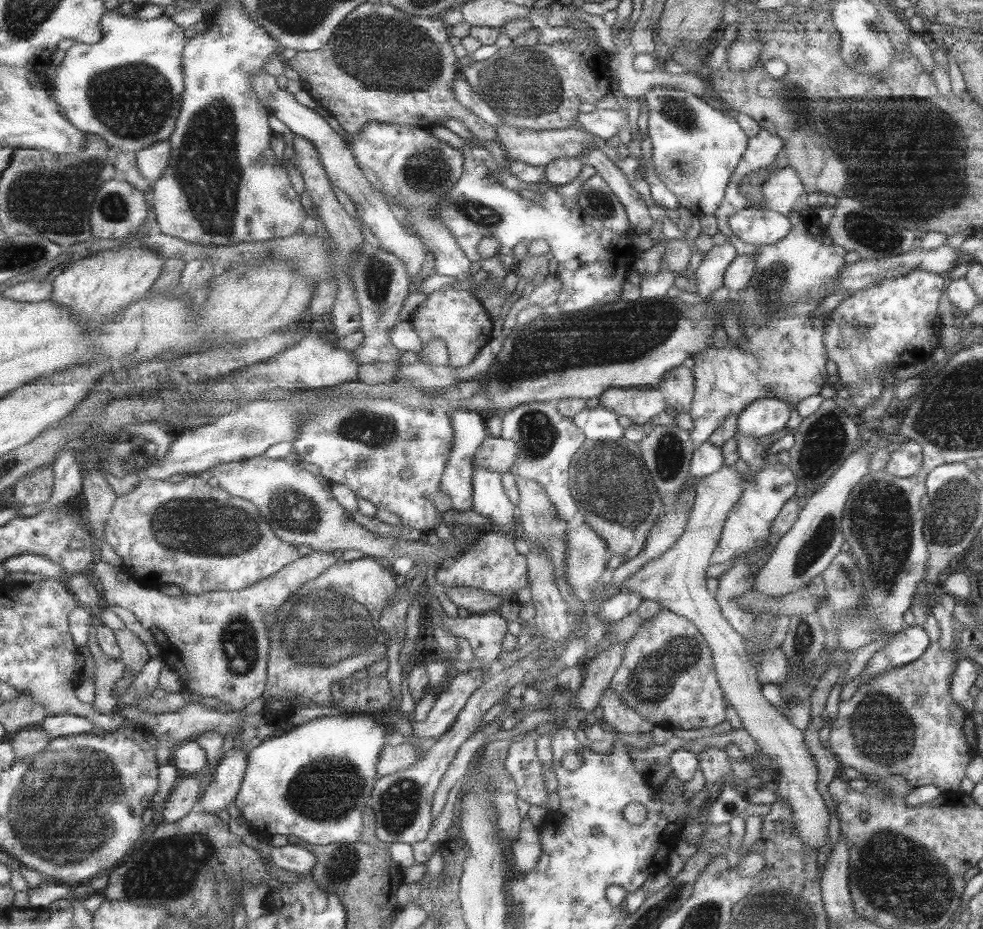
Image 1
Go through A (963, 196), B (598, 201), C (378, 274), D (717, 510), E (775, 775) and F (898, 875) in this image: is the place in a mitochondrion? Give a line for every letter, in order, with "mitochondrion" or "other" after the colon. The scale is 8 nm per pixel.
A: mitochondrion
B: mitochondrion
C: mitochondrion
D: other
E: other
F: mitochondrion

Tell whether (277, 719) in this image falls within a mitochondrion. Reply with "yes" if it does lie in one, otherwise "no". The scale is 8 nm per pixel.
no

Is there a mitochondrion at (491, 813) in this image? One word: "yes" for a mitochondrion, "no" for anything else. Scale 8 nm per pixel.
no

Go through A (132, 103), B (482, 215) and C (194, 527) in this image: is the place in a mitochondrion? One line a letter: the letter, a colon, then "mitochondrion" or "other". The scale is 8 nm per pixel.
A: mitochondrion
B: mitochondrion
C: mitochondrion

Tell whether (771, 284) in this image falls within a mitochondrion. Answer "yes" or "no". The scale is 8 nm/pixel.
yes

